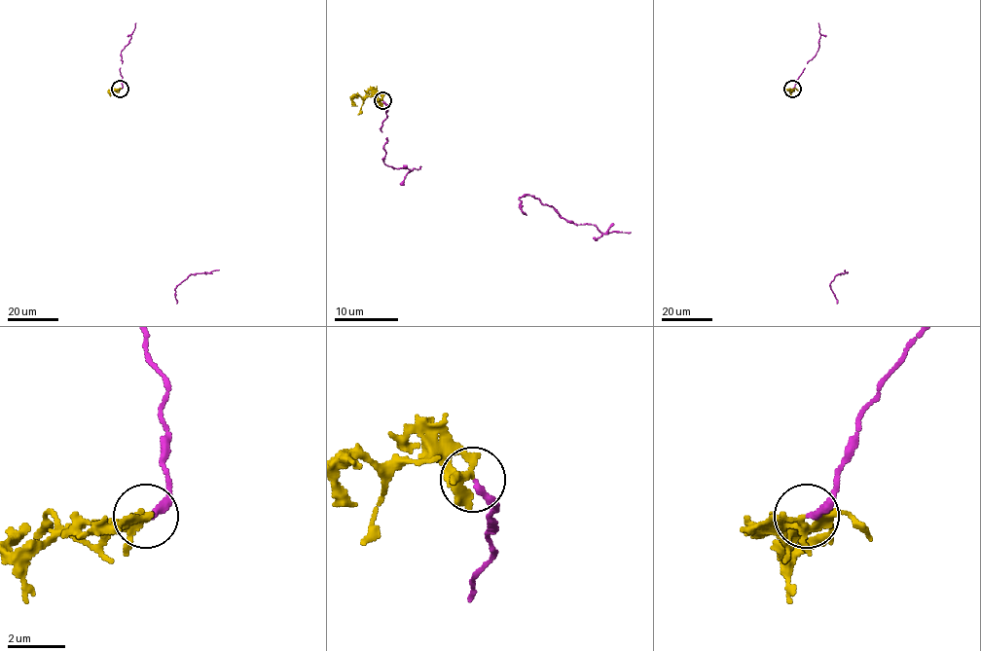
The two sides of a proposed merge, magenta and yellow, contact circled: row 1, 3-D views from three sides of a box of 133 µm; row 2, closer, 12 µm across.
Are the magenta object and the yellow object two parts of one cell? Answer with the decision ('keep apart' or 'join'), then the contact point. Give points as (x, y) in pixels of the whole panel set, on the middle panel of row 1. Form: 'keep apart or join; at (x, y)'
keep apart; at (382, 100)

